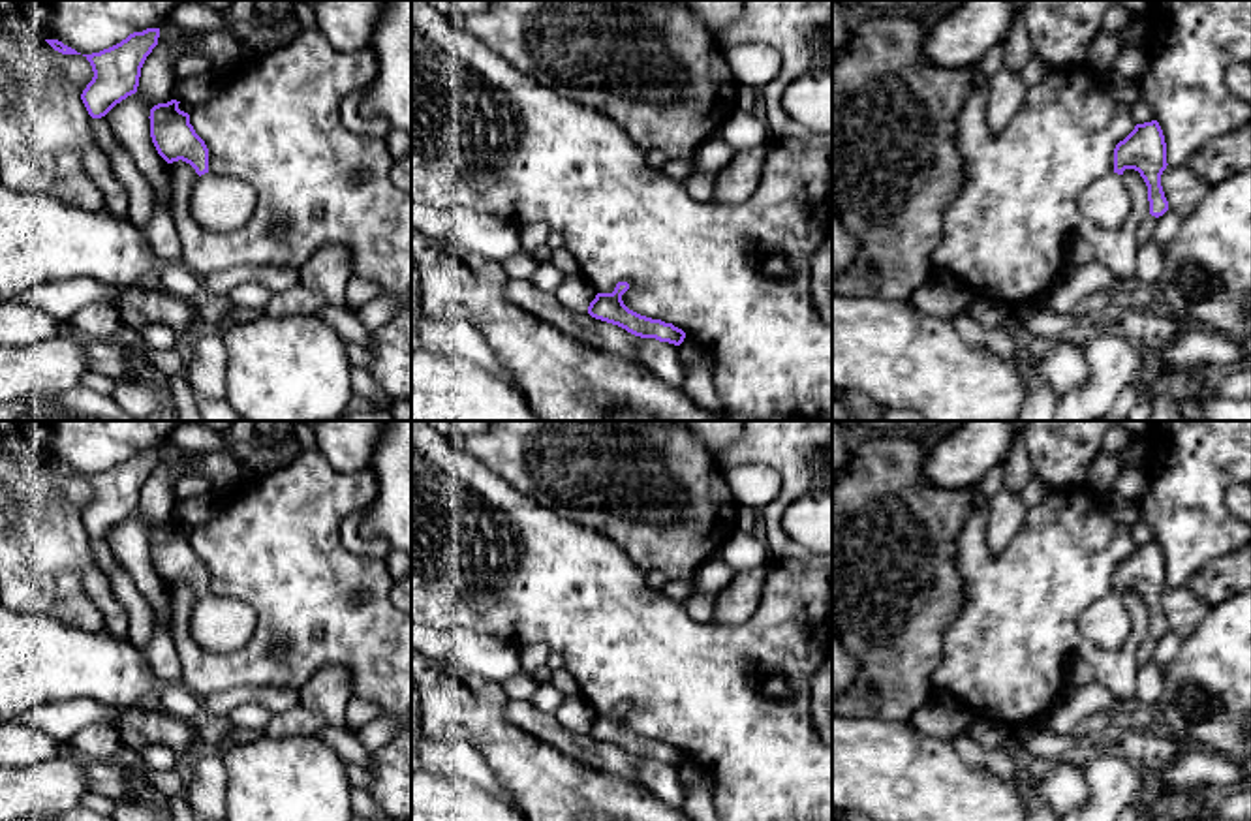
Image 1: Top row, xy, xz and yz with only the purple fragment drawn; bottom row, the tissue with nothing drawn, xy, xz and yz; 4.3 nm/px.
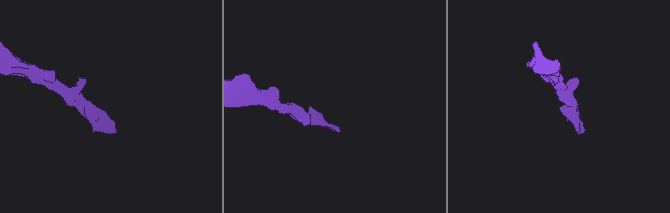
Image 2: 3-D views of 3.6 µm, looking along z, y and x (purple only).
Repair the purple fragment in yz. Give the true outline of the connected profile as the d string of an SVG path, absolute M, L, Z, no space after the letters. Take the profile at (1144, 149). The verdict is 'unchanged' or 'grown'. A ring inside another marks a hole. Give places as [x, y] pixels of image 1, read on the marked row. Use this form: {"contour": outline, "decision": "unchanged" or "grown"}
{"contour": "M1159 122L1136 124L1114 148L1114 171L1088 186L1078 197L1078 207L1101 227L1121 227L1131 210L1121 175L1125 169L1135 169L1148 186L1150 214L1159 218L1168 210L1161 186L1166 165L1166 143Z", "decision": "grown"}

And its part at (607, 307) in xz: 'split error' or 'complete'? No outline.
complete

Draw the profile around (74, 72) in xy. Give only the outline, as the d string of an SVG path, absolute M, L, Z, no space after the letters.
M45 39L41 41L45 56L56 68L56 81L77 94L83 94L86 85L92 81L94 71L86 56L83 54L62 54L54 51Z

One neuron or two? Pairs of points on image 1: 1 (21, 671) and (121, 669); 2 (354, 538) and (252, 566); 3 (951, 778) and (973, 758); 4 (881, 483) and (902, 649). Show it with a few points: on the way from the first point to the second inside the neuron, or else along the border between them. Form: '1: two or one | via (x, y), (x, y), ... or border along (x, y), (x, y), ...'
1: one | via (46, 669), (96, 669)
2: two | border along (344, 517), (340, 542), (355, 553), (384, 558)
3: two | border along (949, 743), (970, 765), (1009, 774)
4: one | via (881, 525), (881, 553), (895, 585), (895, 607)

